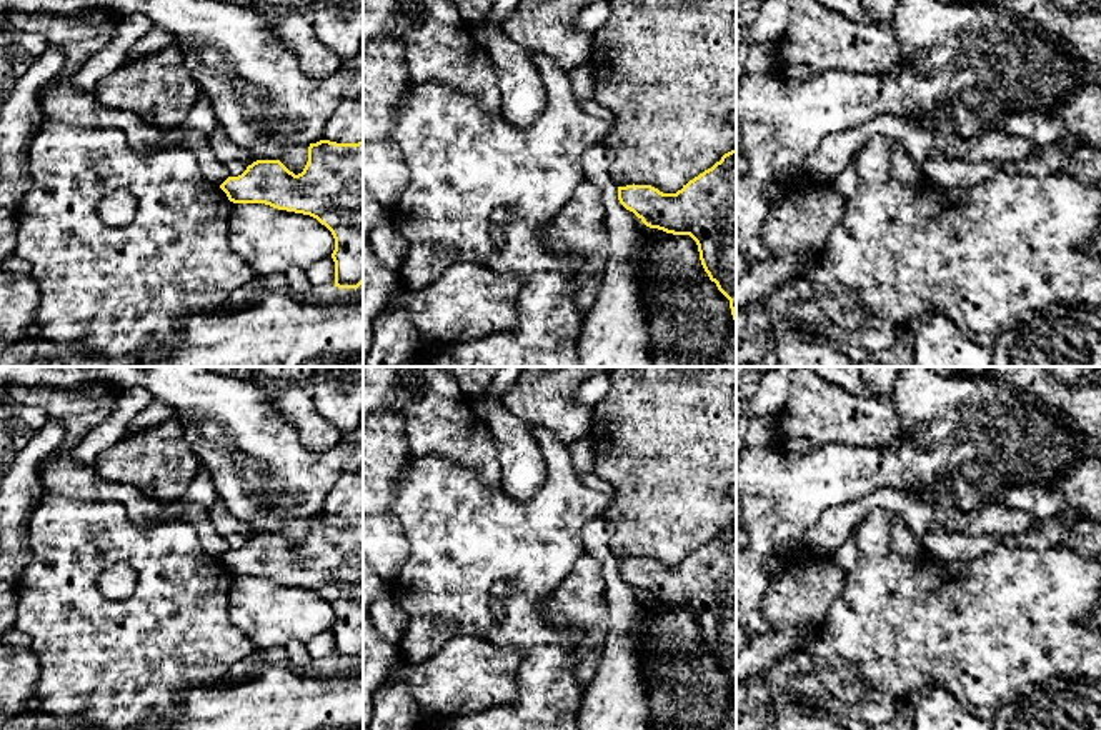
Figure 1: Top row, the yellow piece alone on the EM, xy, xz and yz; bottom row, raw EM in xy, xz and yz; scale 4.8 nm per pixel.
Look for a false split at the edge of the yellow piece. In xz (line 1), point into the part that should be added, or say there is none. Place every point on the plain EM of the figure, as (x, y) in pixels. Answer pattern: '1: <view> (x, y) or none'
1: none

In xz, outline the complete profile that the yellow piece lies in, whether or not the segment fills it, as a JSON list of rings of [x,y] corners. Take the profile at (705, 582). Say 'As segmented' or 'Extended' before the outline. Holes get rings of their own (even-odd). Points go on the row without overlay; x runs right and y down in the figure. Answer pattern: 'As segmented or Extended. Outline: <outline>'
As segmented. Outline: [[[736,522],[705,543],[676,567],[663,567],[651,558],[618,560],[620,577],[633,585],[646,600],[673,608],[690,608],[710,653],[730,673],[736,697]]]

